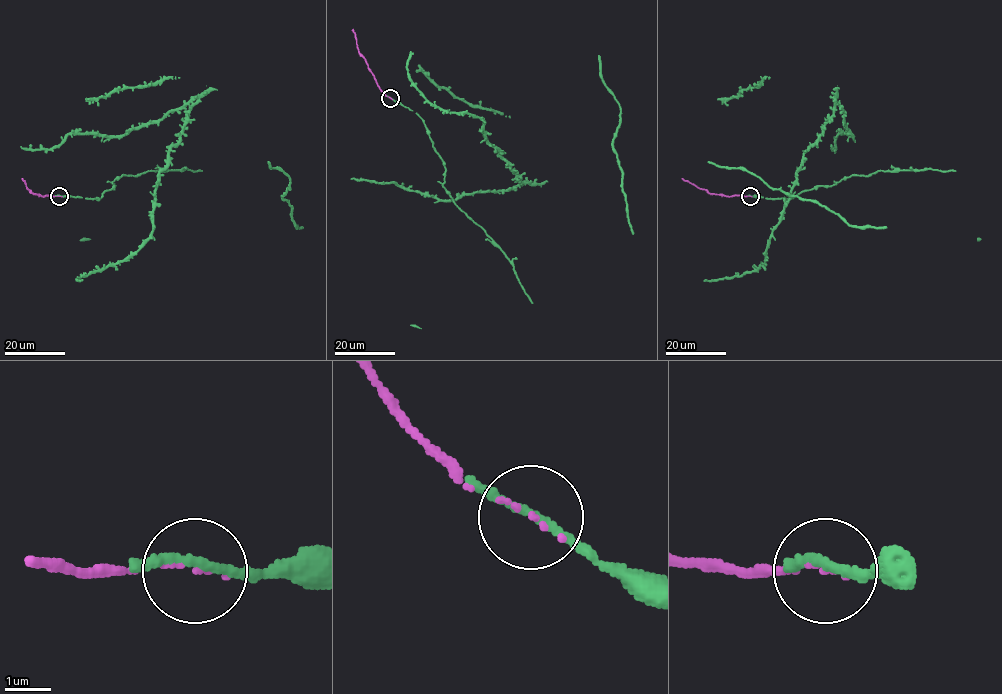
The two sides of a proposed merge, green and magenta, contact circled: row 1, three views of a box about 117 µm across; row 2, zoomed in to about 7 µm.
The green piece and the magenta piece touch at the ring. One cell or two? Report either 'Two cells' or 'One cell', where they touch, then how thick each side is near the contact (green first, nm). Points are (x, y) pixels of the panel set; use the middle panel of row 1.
One cell. Place: (390, 98). Thickness 180 nm (green) against 80 nm

